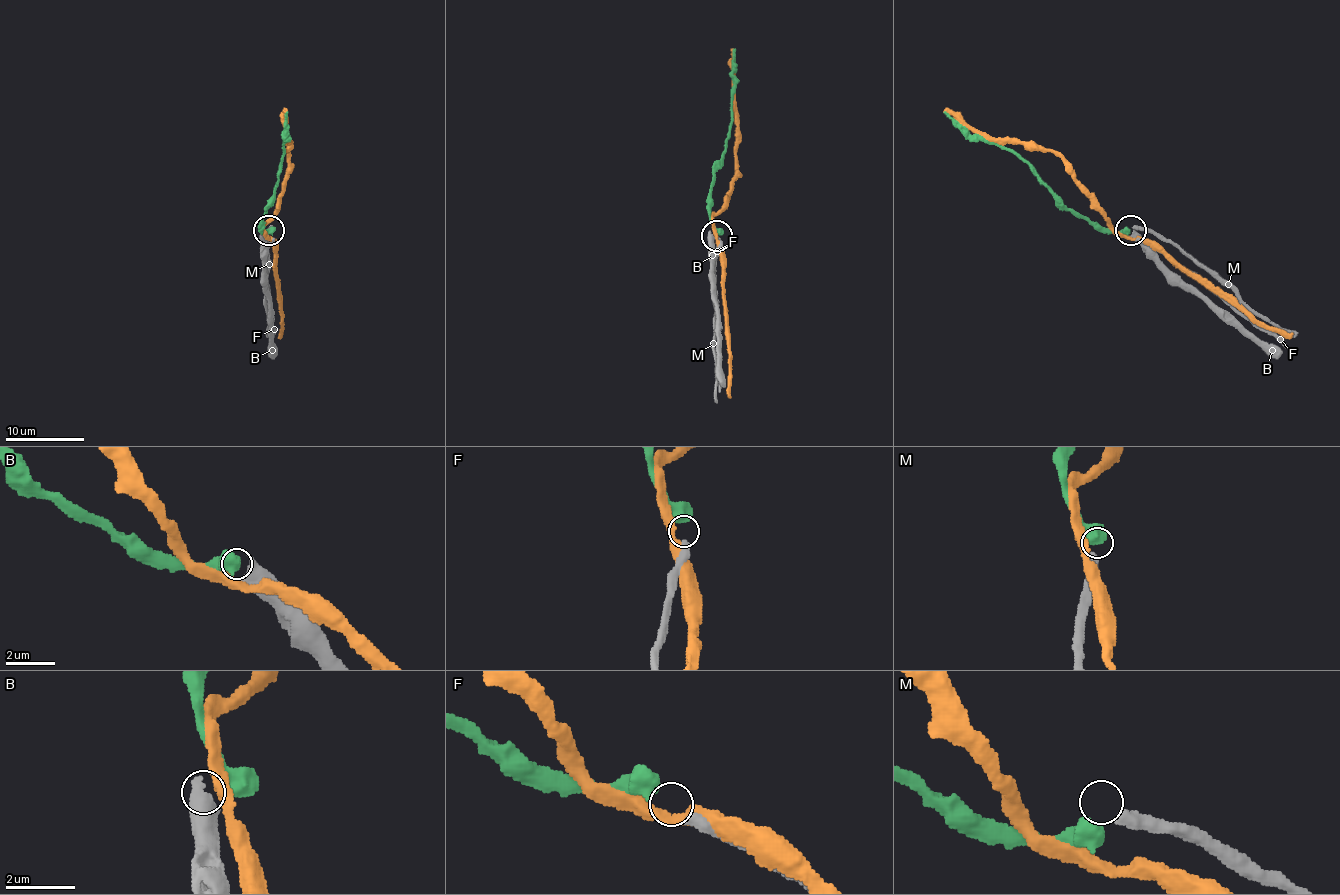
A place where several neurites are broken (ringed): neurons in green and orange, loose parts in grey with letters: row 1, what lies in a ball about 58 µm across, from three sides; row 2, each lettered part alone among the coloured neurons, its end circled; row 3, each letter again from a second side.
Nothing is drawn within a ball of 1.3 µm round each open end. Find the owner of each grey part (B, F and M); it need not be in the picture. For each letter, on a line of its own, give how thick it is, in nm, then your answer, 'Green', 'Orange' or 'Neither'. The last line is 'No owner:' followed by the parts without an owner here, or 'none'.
B: Thickness 360 nm. Neither
F: Thickness 320 nm. Green
M: Thickness 360 nm. Neither
No owner: B, M

